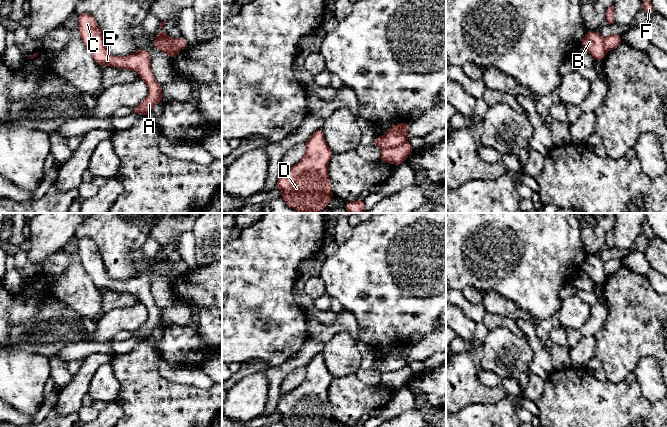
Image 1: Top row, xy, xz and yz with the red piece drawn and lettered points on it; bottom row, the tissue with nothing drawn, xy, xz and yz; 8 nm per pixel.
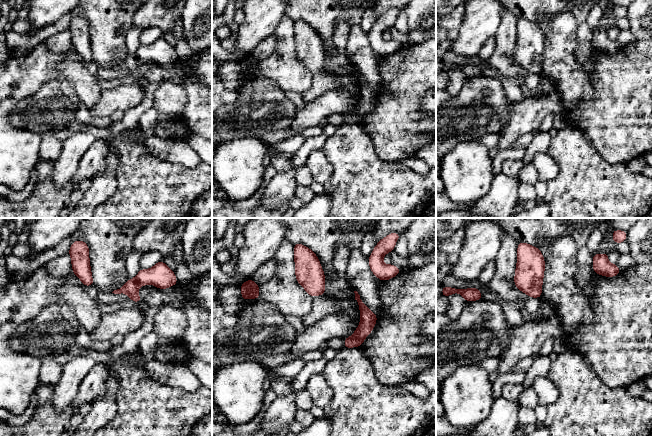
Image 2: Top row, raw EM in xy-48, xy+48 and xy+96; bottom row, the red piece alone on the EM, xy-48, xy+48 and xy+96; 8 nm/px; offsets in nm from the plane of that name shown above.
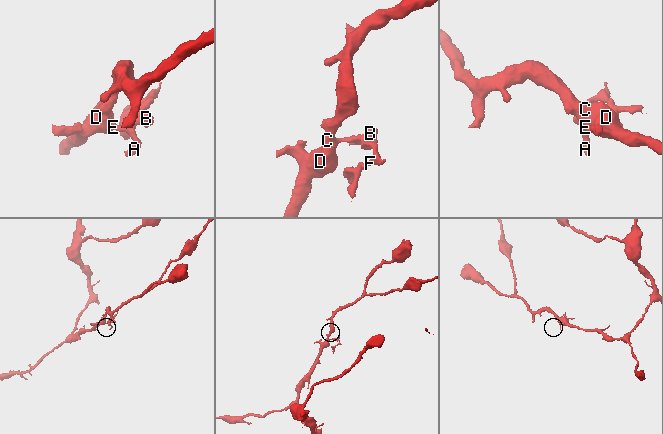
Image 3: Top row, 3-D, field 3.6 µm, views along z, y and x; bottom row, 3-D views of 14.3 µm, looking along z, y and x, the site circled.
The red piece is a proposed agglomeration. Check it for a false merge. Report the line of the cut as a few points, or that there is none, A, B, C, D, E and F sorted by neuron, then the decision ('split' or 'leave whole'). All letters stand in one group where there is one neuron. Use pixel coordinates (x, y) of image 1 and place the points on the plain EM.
cut in xz along (406, 365), (393, 371), (383, 371), (381, 373); A B C D E / F; split

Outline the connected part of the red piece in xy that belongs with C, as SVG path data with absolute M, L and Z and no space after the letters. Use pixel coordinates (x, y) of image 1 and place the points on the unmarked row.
M80 236L78 254L86 274L101 291L112 290L137 296L148 311L148 319L143 326L132 333L132 337L147 340L153 331L162 326L162 310L156 305L151 294L149 274L139 274L128 280L114 280L106 272L102 255L97 244L90 238Z

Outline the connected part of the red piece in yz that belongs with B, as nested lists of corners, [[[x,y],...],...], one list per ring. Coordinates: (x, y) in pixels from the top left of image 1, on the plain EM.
[[[587,254],[580,270],[584,271],[595,285],[601,285],[606,279],[603,265],[604,262],[597,255]]]

